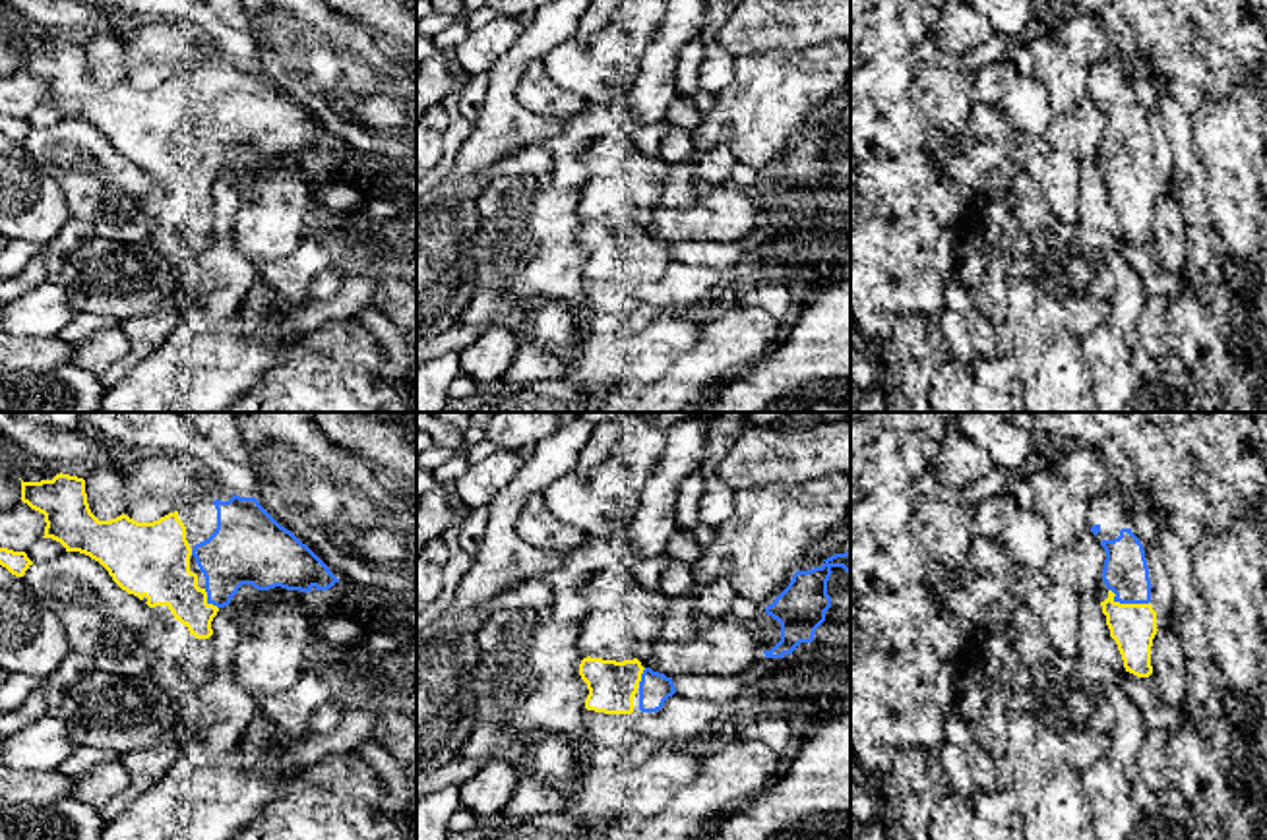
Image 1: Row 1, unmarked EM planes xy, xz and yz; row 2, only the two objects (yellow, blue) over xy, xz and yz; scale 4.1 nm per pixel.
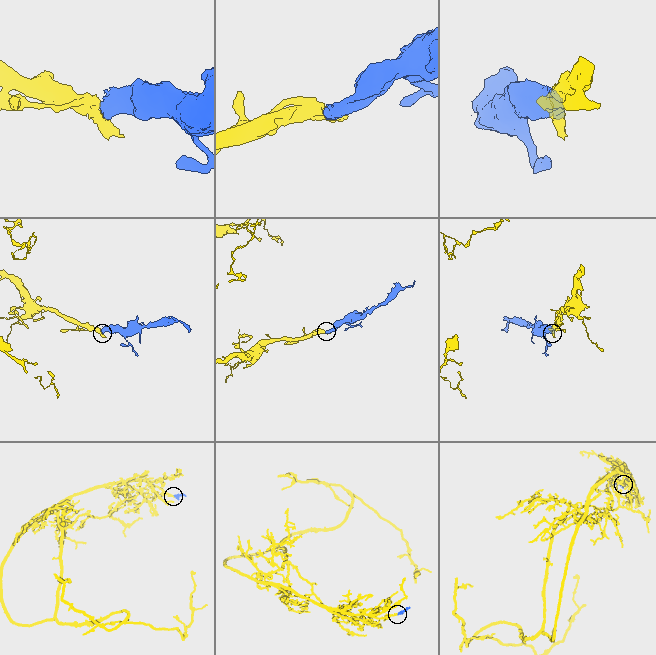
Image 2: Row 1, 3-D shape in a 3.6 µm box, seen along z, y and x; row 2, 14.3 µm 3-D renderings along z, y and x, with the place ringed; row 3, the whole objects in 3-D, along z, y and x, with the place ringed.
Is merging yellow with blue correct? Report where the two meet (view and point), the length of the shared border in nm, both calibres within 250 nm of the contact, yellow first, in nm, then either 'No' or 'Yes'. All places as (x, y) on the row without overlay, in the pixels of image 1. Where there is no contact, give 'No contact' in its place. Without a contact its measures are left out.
Touches yellow at yz (1126, 171). Shared border 180 nm. Thickness 190 nm (yellow) against 190 nm. Yes

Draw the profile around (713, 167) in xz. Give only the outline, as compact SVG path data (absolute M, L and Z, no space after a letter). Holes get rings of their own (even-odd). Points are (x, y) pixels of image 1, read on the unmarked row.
M713 147L695 159L695 180L701 190L730 184L736 157L726 147Z

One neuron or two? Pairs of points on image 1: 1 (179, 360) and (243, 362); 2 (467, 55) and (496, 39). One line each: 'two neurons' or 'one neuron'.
1: one neuron
2: one neuron

